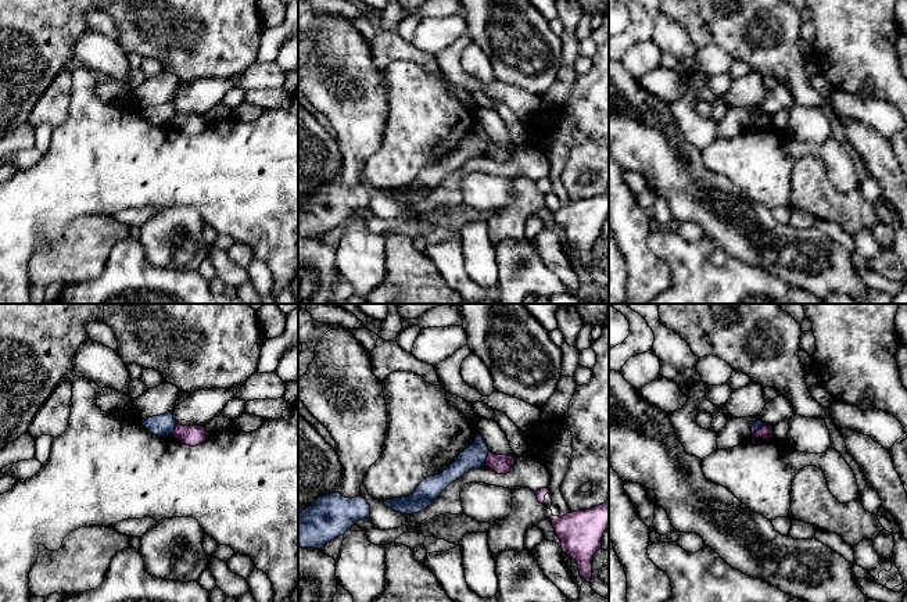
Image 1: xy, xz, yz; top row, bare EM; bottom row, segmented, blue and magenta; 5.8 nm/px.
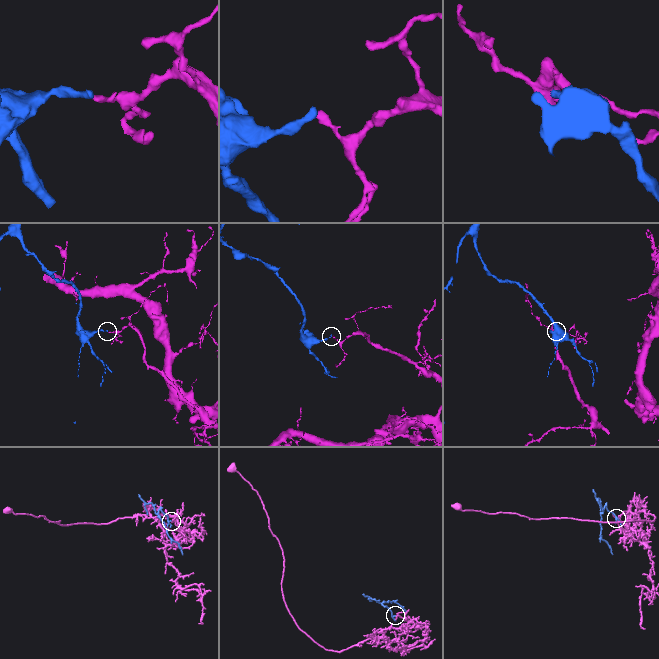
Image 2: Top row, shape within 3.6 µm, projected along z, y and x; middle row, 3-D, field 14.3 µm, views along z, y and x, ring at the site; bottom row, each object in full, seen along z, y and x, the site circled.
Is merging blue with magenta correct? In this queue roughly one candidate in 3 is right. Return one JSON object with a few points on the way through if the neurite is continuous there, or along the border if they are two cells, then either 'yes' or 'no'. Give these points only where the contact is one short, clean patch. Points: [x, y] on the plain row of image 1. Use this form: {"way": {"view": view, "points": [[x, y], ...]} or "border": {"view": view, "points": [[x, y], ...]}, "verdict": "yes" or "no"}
{"border": {"view": "xz", "points": [[490, 140], [484, 154]]}, "verdict": "no"}

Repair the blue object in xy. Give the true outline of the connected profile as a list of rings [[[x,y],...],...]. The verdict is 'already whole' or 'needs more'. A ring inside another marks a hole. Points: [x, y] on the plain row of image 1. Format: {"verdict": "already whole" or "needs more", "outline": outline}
{"verdict": "already whole", "outline": [[[172,101],[165,104],[141,108],[141,114],[154,125],[172,125],[178,112]]]}

